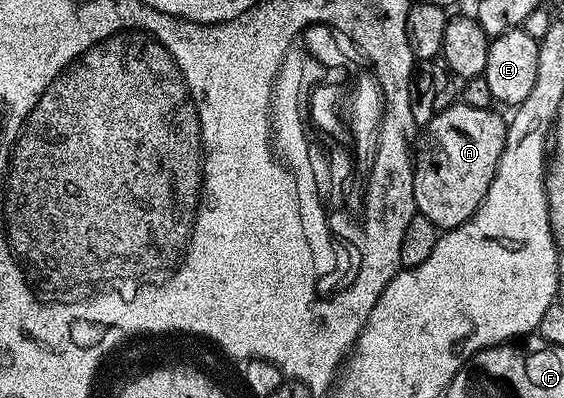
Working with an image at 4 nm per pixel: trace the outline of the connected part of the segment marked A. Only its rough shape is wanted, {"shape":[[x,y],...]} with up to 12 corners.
{"shape":[[457,102],[414,144],[416,211],[462,226],[494,182],[508,120]]}

